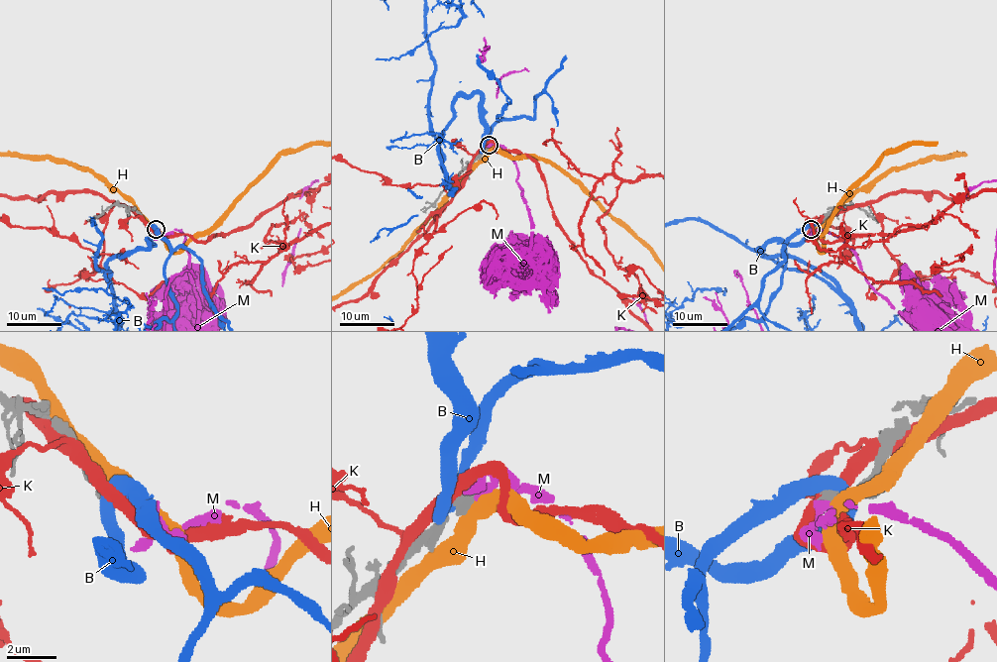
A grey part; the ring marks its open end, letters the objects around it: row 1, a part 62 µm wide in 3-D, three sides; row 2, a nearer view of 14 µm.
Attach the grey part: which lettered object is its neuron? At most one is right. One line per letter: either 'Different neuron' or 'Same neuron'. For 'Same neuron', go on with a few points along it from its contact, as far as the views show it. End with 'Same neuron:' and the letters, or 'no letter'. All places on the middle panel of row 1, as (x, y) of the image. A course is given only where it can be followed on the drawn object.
B: Different neuron
H: Different neuron
K: Different neuron
M: Same neuron. Its course: (488, 146), (496, 143), (500, 146), (511, 157), (517, 169), (520, 191), (533, 227), (533, 263), (525, 269)
Same neuron: M

